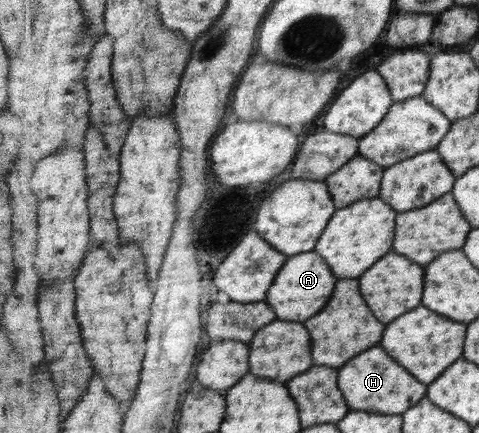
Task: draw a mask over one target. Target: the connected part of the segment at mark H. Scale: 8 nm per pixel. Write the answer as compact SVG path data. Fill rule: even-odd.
M372 347L340 369L340 389L352 409L374 411L382 415L402 415L426 397L426 385L396 363L382 347Z

